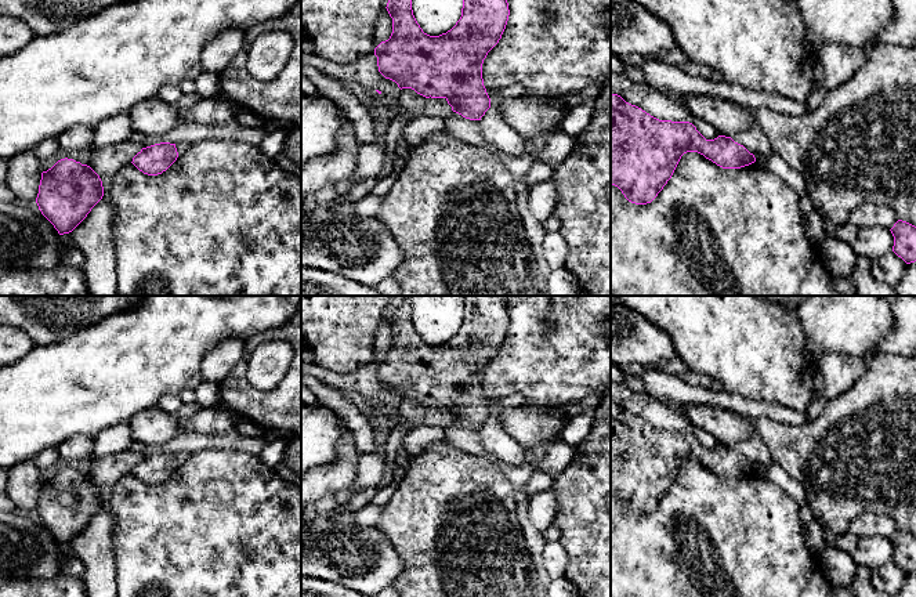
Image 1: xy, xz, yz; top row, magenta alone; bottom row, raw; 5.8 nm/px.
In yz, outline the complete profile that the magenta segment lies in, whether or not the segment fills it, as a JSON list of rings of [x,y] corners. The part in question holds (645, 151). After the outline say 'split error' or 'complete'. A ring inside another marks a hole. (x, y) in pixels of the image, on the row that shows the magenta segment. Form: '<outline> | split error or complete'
[[[611,93],[611,184],[636,205],[651,203],[671,178],[681,156],[698,152],[723,169],[741,169],[756,162],[731,137],[706,140],[689,122],[659,120]]] | complete

